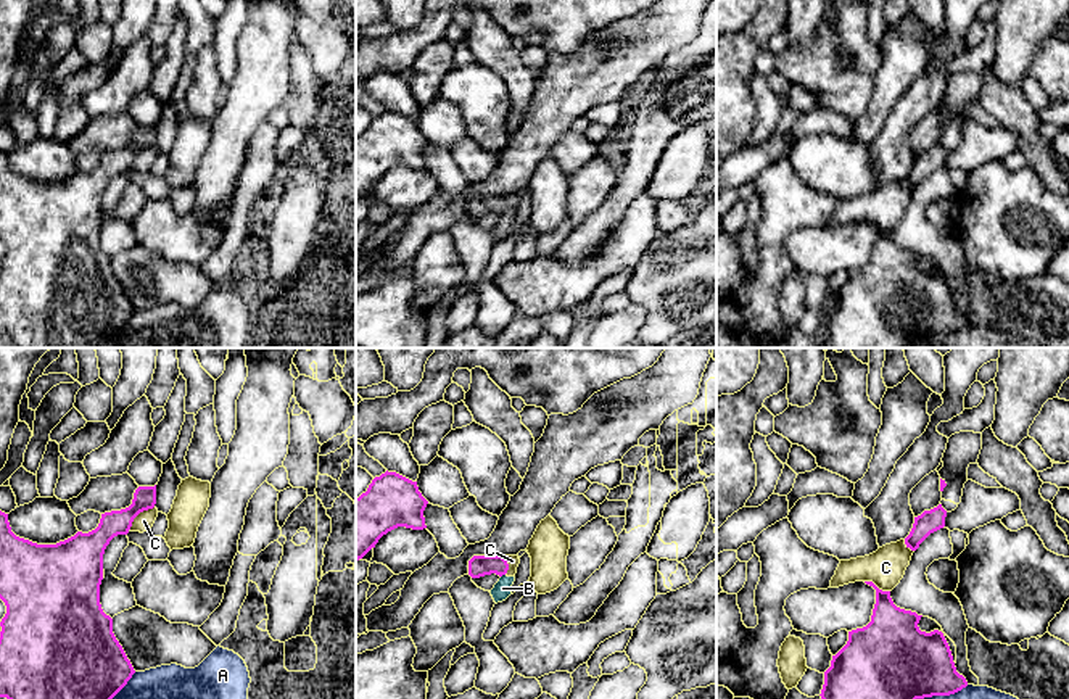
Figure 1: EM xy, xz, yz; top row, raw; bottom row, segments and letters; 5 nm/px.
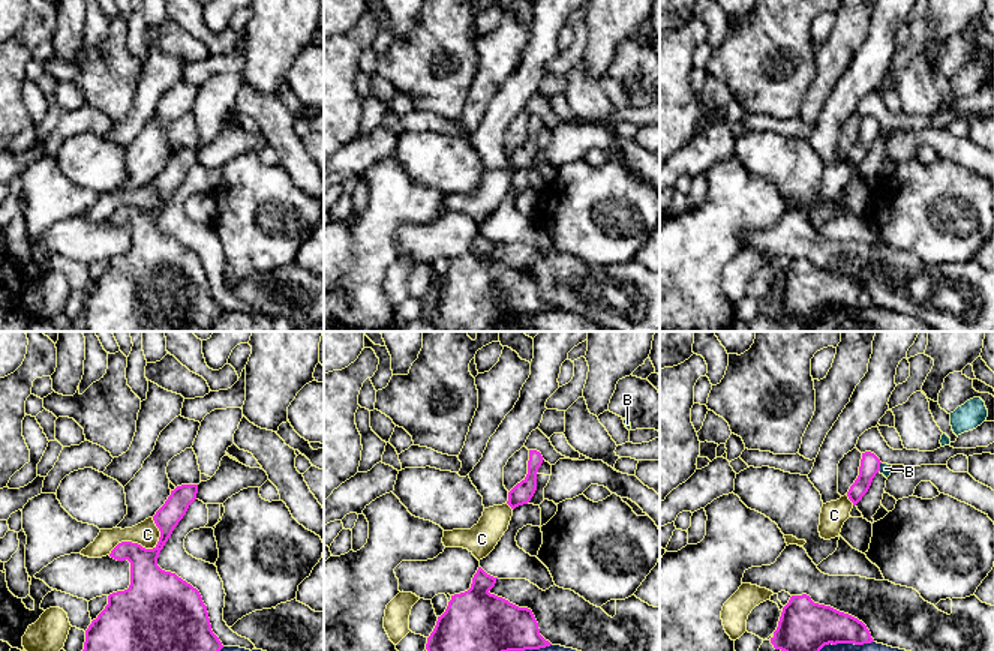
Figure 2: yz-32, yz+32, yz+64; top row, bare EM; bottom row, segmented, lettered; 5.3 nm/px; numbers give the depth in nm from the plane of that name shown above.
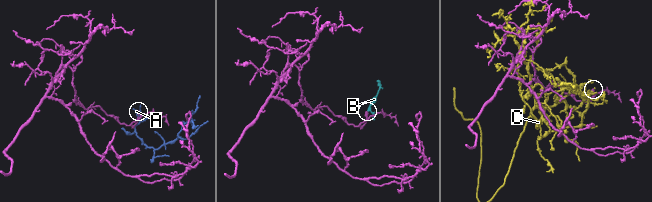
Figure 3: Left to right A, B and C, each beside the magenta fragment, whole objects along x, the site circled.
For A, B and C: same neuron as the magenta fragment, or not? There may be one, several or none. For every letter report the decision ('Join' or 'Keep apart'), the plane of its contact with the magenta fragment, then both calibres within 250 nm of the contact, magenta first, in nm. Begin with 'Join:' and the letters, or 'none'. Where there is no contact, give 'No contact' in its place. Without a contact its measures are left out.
Join: none
A: Keep apart. Touches magenta in yz. Thickness 360 nm (magenta) against 70 nm
B: Keep apart. Touches magenta in xz. Thickness 110 nm (magenta) against 90 nm
C: Keep apart. Touches magenta in xy. Thickness 130 nm (magenta) against 90 nm

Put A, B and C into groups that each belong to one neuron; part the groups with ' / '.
A / B C

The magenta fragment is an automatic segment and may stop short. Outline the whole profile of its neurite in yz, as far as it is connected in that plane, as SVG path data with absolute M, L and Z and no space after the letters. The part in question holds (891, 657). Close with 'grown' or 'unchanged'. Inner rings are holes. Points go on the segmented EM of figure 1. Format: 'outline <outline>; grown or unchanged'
outline M873 581L865 583L876 589L871 622L848 631L847 644L832 656L831 667L824 672L821 699L924 699L950 696L966 688L968 681L956 672L943 633L921 631L918 623L922 615L897 607L890 591L879 589Z; unchanged

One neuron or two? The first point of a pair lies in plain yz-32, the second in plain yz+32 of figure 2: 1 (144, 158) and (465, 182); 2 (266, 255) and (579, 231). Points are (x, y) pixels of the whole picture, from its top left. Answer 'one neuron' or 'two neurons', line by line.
1: two neurons
2: one neuron

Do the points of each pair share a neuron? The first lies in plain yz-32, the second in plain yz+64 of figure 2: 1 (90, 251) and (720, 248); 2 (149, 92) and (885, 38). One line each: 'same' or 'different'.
1: different
2: different

